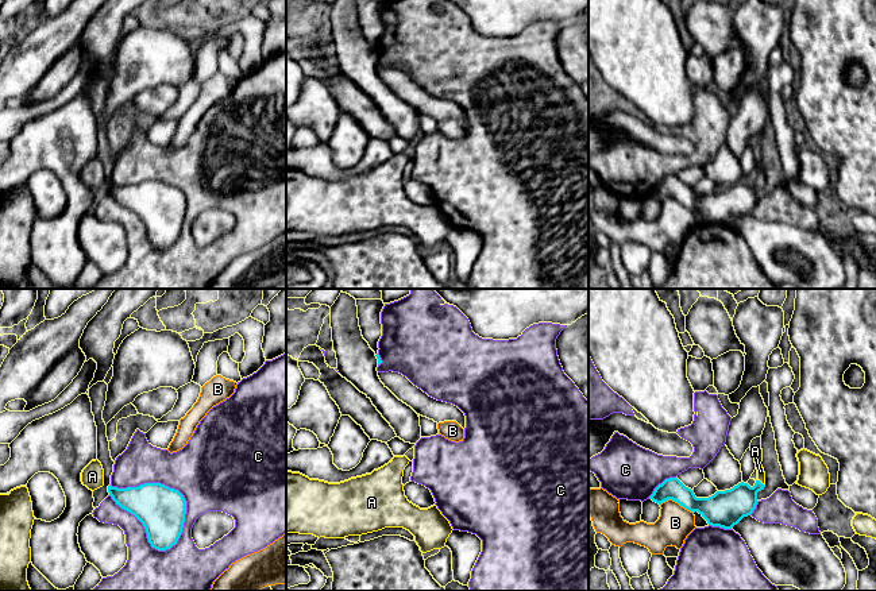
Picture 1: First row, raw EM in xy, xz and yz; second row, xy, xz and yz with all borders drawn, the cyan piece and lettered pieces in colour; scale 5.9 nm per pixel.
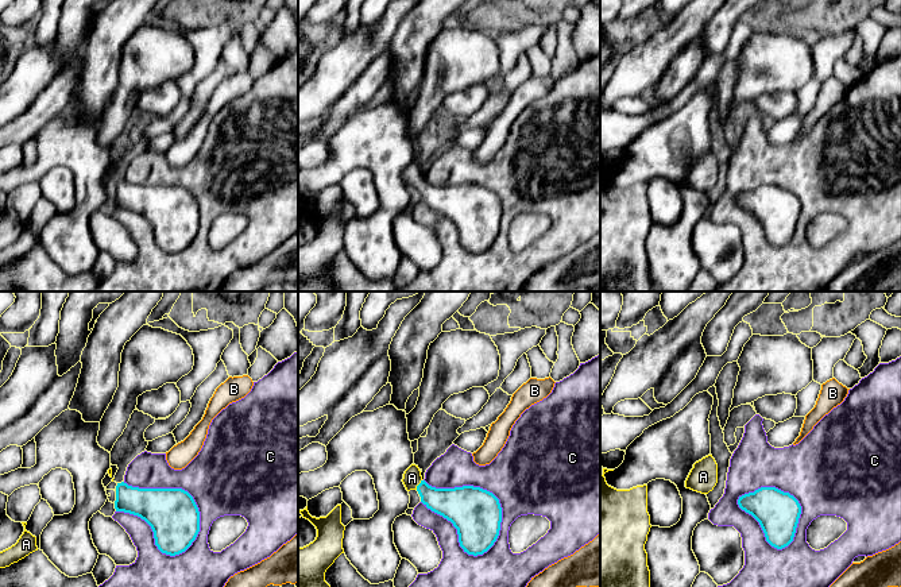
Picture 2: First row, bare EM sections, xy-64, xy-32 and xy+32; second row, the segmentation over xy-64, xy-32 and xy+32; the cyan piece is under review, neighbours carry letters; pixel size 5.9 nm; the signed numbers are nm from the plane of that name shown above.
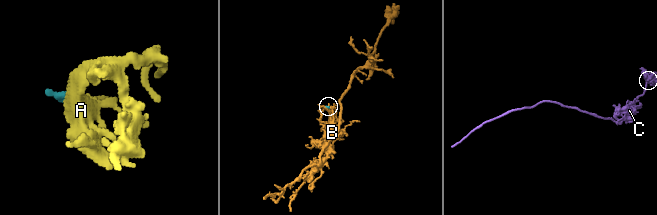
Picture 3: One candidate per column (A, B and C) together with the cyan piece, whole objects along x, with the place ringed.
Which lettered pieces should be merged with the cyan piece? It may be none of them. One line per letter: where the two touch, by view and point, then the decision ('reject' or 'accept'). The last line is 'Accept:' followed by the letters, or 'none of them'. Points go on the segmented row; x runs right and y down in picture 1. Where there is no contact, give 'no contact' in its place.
A: yz (760, 482) | accept
B: yz (678, 502) | reject
C: xy (169, 487) | reject
Accept: A

